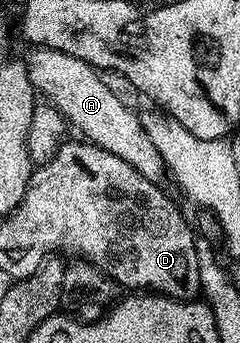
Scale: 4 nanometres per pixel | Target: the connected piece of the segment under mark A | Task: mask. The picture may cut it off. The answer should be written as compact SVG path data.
M37 47L27 57L29 79L34 90L48 104L55 106L65 116L66 122L78 129L86 142L118 155L130 163L149 182L160 184L167 175L164 159L141 126L138 114L122 103L107 87L102 74L83 59L75 59L63 51Z

